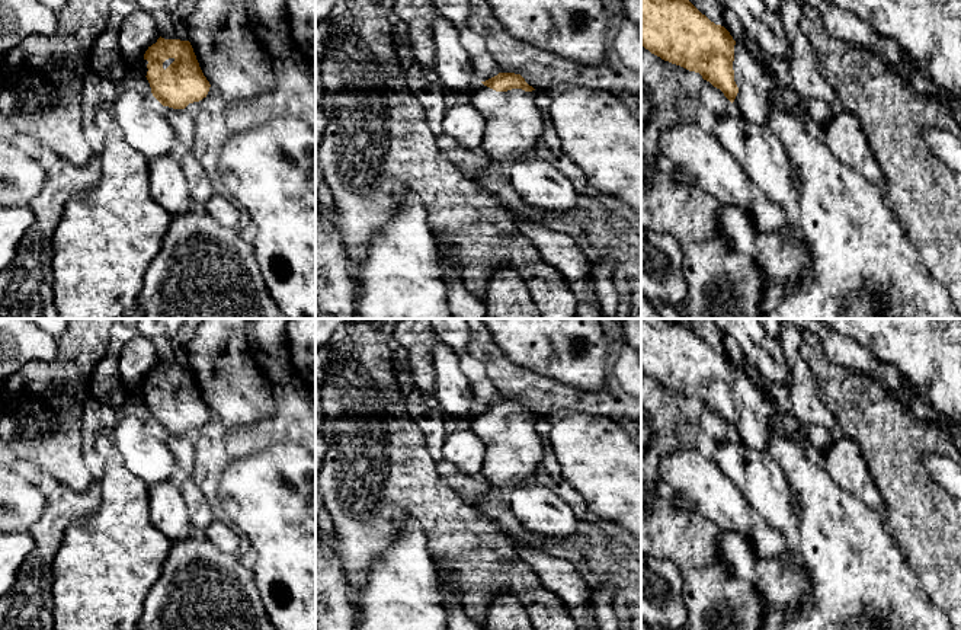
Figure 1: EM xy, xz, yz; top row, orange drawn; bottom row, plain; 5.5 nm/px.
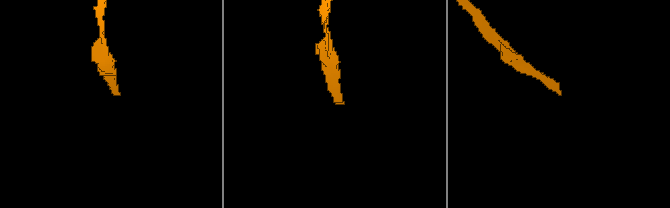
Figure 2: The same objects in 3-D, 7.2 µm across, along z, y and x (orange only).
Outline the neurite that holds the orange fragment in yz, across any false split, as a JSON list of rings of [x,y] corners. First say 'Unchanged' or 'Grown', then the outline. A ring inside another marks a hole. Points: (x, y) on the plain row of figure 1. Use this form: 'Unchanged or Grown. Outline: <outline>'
Grown. Outline: [[[641,319],[641,371],[664,387],[699,399],[724,419],[736,436],[759,452],[768,452],[772,429],[808,448],[804,425],[791,412],[784,412],[724,352],[711,348],[689,324]]]

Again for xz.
Grown. Outline: [[[499,399],[481,407],[471,419],[471,429],[486,445],[481,477],[499,489],[513,489],[532,480],[544,454],[542,438],[535,428],[536,418],[520,400]]]

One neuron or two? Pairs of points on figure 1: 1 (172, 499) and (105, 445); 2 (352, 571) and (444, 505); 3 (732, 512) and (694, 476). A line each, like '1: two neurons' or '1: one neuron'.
1: two neurons
2: one neuron
3: one neuron

